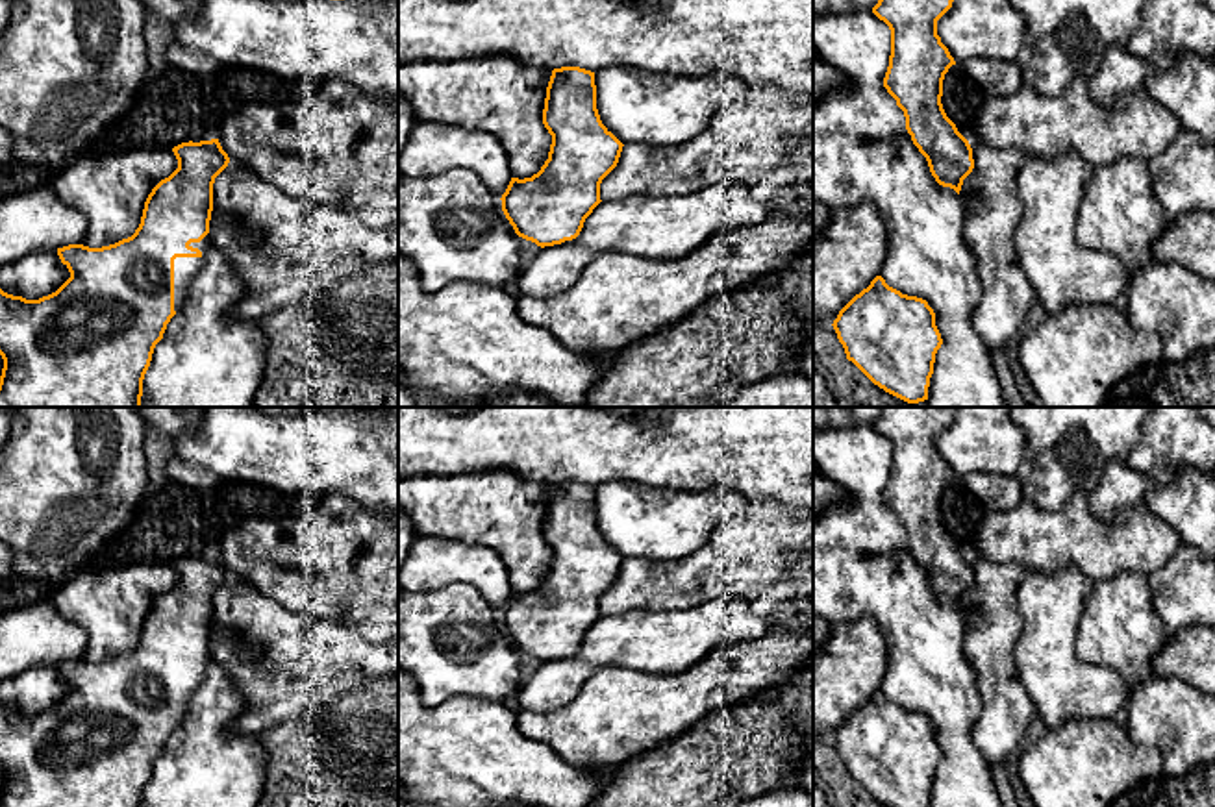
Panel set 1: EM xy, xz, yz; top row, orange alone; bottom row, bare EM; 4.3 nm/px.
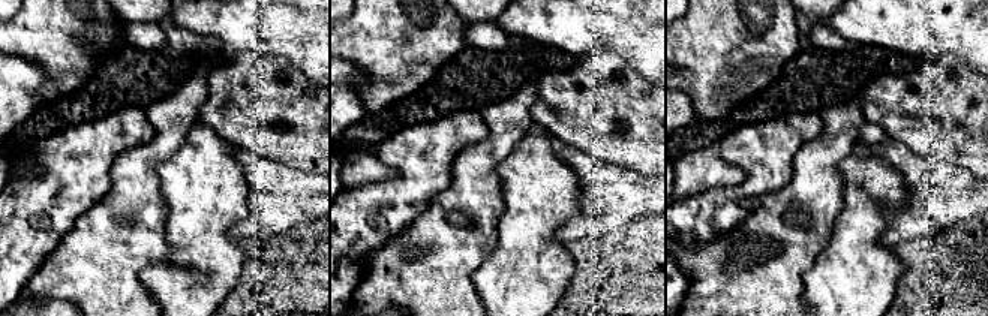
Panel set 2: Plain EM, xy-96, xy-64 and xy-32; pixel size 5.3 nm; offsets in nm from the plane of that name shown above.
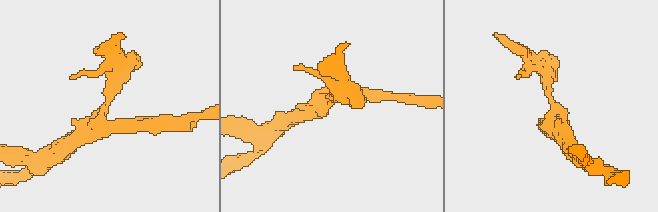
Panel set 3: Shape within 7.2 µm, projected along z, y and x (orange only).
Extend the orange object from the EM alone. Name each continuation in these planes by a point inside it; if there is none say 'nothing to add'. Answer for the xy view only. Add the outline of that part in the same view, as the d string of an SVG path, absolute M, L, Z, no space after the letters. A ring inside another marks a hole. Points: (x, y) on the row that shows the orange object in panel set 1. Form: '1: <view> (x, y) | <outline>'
1: xy (186, 269) | M206 235L200 242L189 244L202 252L200 257L176 257L174 259L174 311L176 313L183 305L191 279L198 274L198 270L206 263L206 252L209 244L211 244L209 235Z

